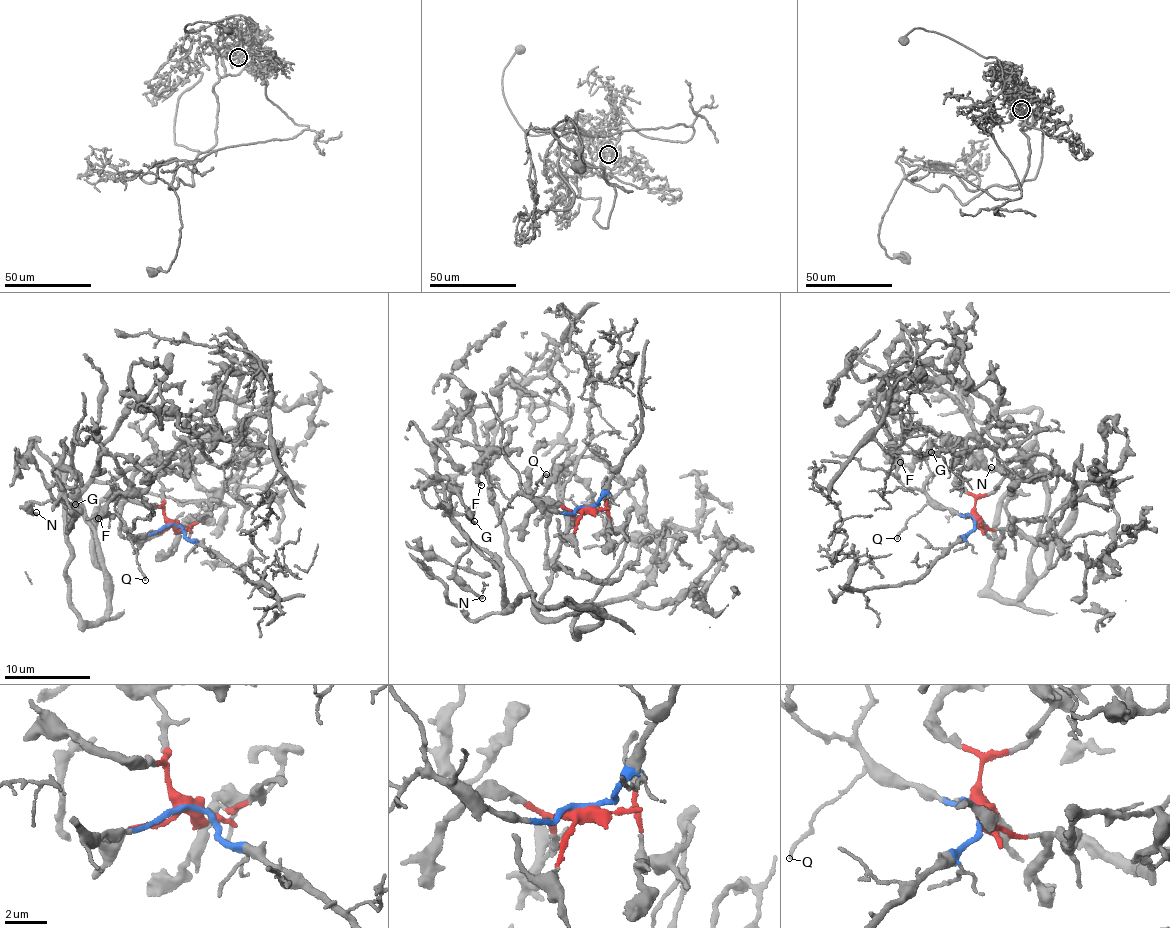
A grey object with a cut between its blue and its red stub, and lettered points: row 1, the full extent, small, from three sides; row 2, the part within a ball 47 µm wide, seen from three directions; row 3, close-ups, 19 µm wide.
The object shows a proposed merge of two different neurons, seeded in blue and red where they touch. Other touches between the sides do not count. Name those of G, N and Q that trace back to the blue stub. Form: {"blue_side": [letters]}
{"blue_side": ["Q"]}

